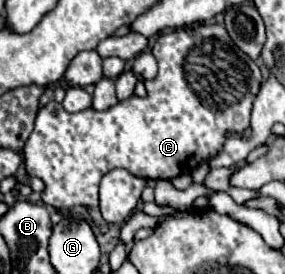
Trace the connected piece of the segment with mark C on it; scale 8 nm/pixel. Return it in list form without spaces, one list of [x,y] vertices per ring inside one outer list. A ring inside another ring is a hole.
[[[189,26],[179,28],[169,34],[161,34],[151,48],[153,56],[159,64],[159,74],[155,80],[145,82],[147,98],[127,98],[113,108],[97,112],[93,108],[81,112],[67,112],[55,100],[49,100],[35,118],[35,130],[31,132],[25,148],[23,160],[29,176],[37,176],[45,182],[45,190],[41,194],[43,202],[53,208],[73,208],[73,206],[89,206],[95,208],[99,204],[99,182],[101,178],[115,170],[125,168],[131,174],[153,178],[153,180],[171,180],[179,174],[191,174],[201,162],[209,160],[217,154],[225,142],[225,132],[235,130],[243,132],[249,126],[249,114],[253,100],[259,92],[261,70],[245,52],[241,52],[229,38],[223,26]],[[187,78],[205,78],[205,102],[201,102],[199,94],[203,90],[193,90]]]

